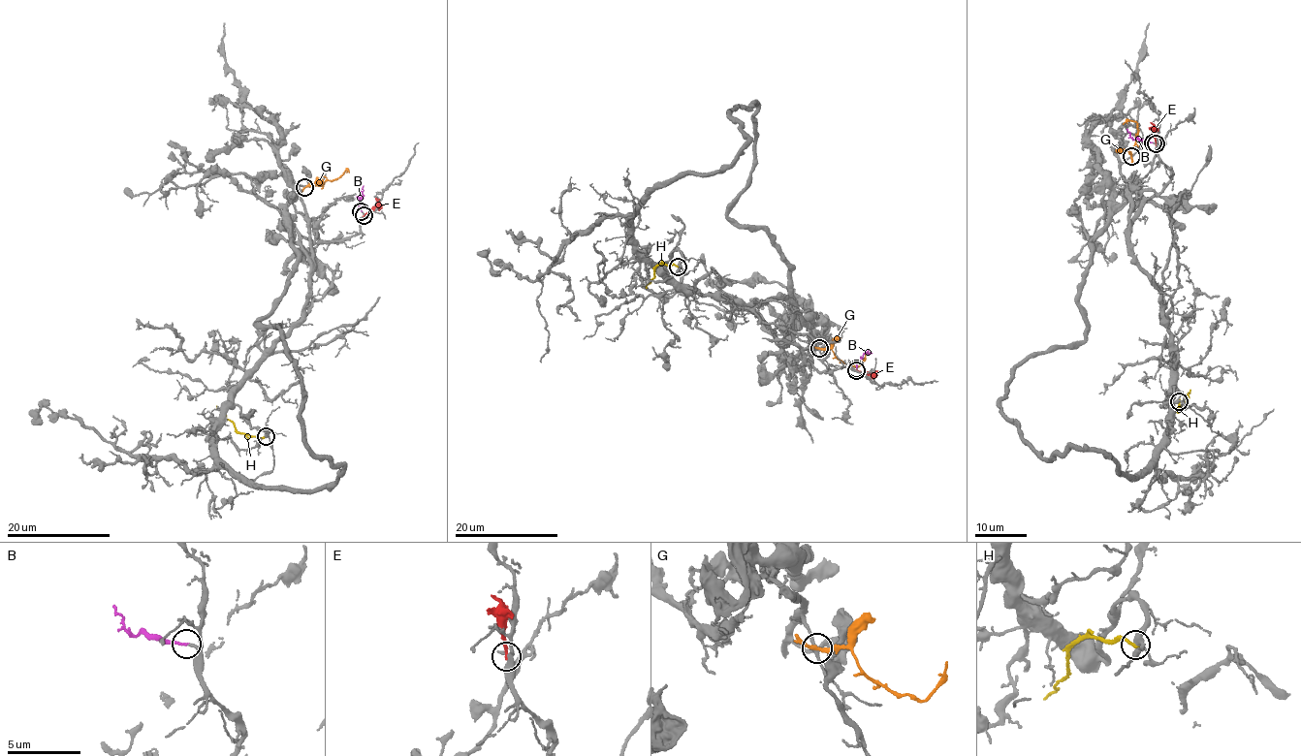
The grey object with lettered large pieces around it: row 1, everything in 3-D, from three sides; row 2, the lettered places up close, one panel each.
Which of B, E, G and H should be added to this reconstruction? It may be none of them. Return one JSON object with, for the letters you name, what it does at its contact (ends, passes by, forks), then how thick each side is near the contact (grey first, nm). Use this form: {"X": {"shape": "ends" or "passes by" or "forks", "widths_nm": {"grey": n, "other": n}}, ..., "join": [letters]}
{"B": {"shape": "ends", "widths_nm": {"grey": 160, "other": 140}}, "join": ["B"]}

